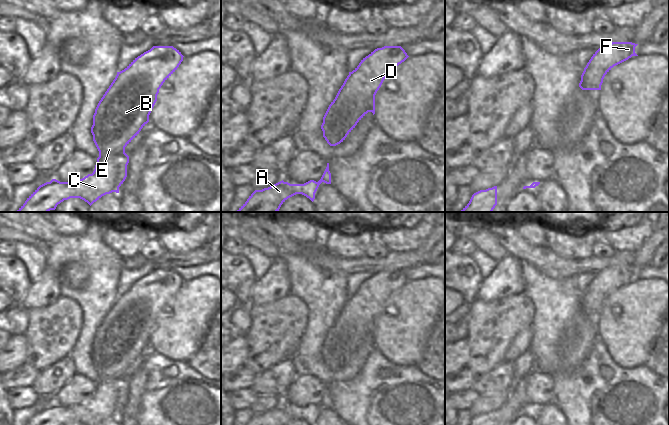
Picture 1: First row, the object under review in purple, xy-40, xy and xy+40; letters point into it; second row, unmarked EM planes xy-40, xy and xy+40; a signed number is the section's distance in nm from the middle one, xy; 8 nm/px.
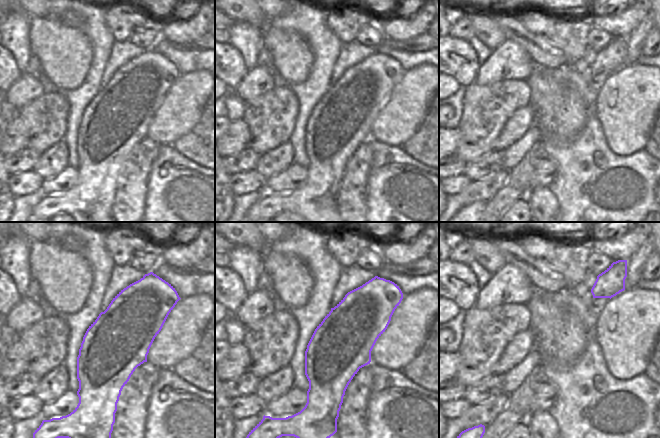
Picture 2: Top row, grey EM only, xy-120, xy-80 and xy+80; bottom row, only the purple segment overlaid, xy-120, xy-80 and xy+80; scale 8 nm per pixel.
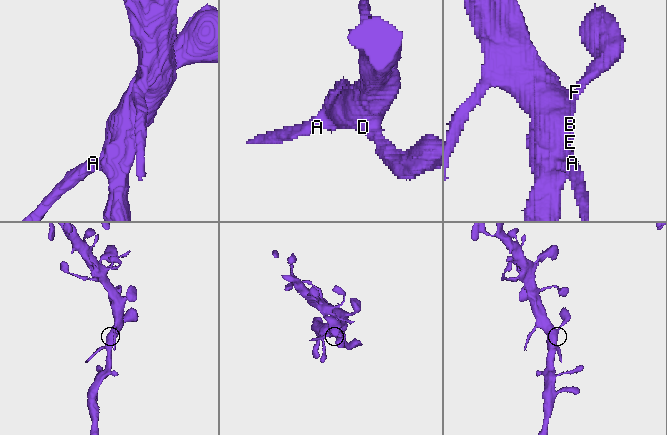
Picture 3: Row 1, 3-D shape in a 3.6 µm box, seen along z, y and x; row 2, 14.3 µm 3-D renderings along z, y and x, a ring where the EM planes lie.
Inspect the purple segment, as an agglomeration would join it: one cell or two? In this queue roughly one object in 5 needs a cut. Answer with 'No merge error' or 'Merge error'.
No merge error

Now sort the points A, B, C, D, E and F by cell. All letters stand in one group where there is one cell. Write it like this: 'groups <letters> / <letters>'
groups A B C D E F

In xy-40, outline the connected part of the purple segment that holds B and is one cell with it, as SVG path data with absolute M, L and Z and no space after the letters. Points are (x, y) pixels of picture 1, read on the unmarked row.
M153 270L135 282L124 294L117 296L93 339L91 357L99 375L93 397L76 406L60 406L52 403L40 409L26 425L64 425L70 422L97 425L106 418L119 417L119 411L127 401L129 387L125 371L149 346L149 339L157 325L159 313L177 294L183 281L181 276L173 270Z

